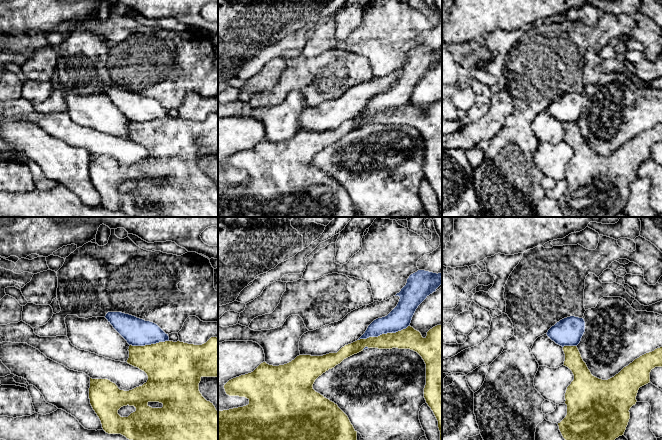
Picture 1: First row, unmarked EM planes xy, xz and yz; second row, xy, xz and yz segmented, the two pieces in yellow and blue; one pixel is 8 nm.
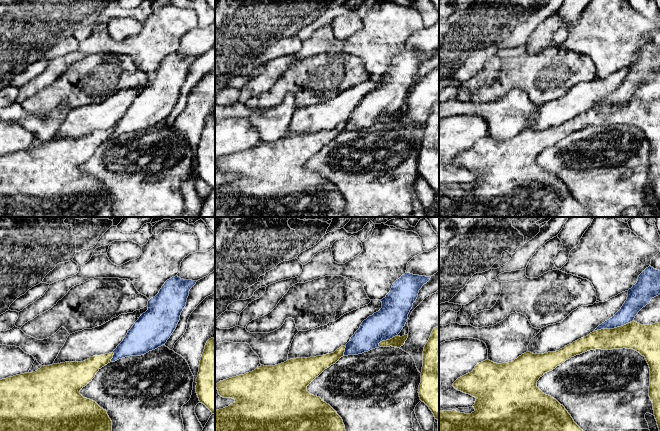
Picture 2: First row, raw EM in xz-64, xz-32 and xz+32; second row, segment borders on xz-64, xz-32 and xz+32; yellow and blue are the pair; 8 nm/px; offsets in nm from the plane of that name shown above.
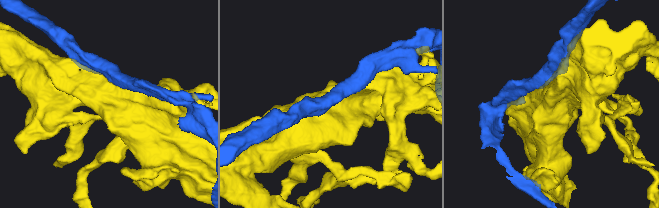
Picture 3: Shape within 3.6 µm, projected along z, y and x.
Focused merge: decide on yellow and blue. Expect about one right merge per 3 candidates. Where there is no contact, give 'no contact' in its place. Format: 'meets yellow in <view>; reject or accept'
meets yellow in xz; reject

